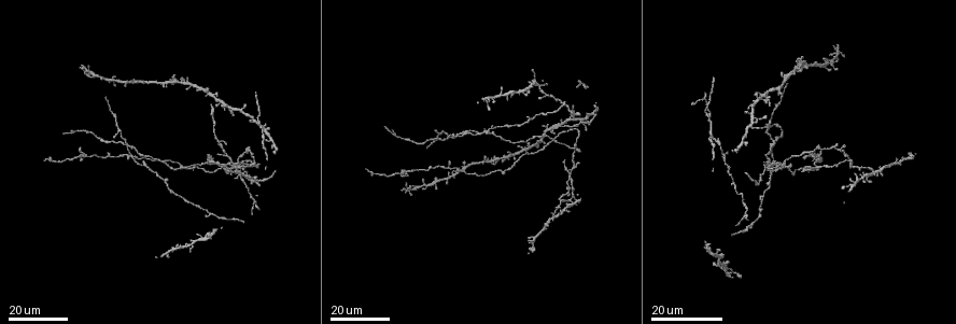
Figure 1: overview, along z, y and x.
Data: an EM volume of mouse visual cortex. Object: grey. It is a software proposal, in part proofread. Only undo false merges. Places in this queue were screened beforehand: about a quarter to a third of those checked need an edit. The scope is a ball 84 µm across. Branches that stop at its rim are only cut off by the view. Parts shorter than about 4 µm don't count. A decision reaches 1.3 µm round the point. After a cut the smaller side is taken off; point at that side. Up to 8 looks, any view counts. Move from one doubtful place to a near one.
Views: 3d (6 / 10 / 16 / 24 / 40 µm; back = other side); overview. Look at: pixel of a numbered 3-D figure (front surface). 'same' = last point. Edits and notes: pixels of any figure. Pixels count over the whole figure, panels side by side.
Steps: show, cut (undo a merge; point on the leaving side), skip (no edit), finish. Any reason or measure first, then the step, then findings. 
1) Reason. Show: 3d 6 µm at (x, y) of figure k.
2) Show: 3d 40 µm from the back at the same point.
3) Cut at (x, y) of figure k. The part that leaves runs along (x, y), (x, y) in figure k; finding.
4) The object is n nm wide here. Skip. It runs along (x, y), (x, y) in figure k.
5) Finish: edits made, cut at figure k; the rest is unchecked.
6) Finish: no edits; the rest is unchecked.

Four or more arms meet. Show: 3d 16 µm at (449, 139) of figure 1.

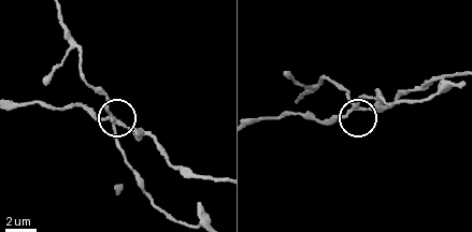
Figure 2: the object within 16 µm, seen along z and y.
Show: 3d 6 µm at (116, 130) of figure 2.

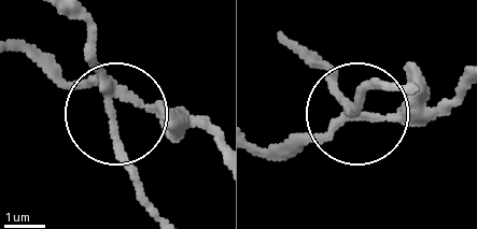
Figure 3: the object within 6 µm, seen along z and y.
Cut at (162, 122) of figure 3. Two cells meet here.

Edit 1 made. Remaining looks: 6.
Show: 3d 24 µm at (766, 100) of figure 1.

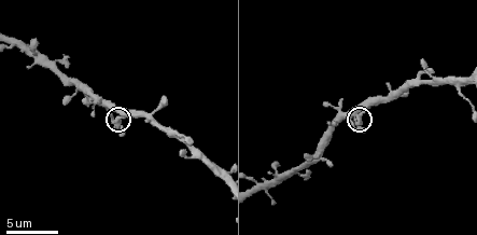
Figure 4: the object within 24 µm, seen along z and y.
Show: 3d 6 µm at (351, 121) of figure 4.

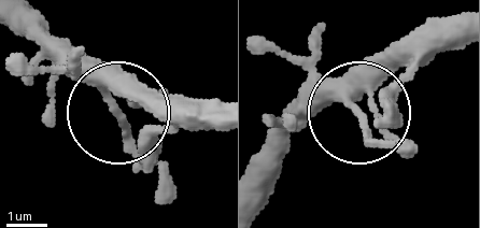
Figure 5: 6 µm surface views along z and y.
4 arms meet here. Skip. It runs along (24, 15), (174, 186) in figure 5; continuous, no second cell.

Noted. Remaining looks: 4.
Three-way junction. Show: 3d 24 µm at (876, 174) of figure 1.

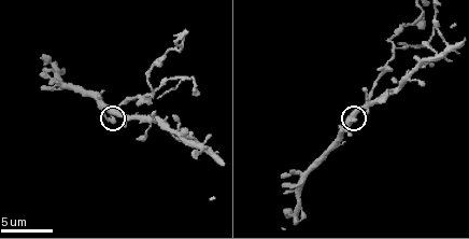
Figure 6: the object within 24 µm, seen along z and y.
Show: 3d 10 µm at (358, 112) of figure 6.

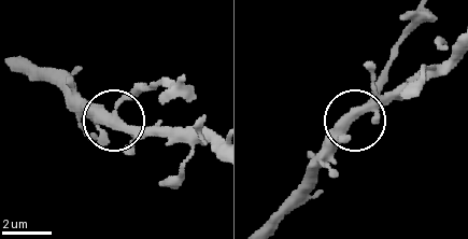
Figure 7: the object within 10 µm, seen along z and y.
Show: 3d 10 µm from the back at (349, 117) of figure 7.

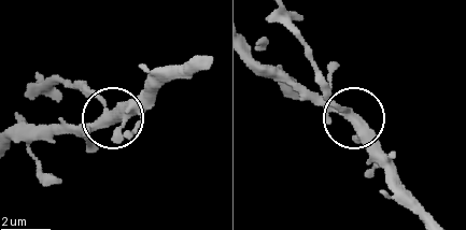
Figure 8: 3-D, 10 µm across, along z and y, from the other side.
Cut at (86, 87) of figure 8. Two cells meet here.

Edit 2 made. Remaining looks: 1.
Finish: edits made, cut at figure 3, cut at figure 8; the rest is unchecked.

